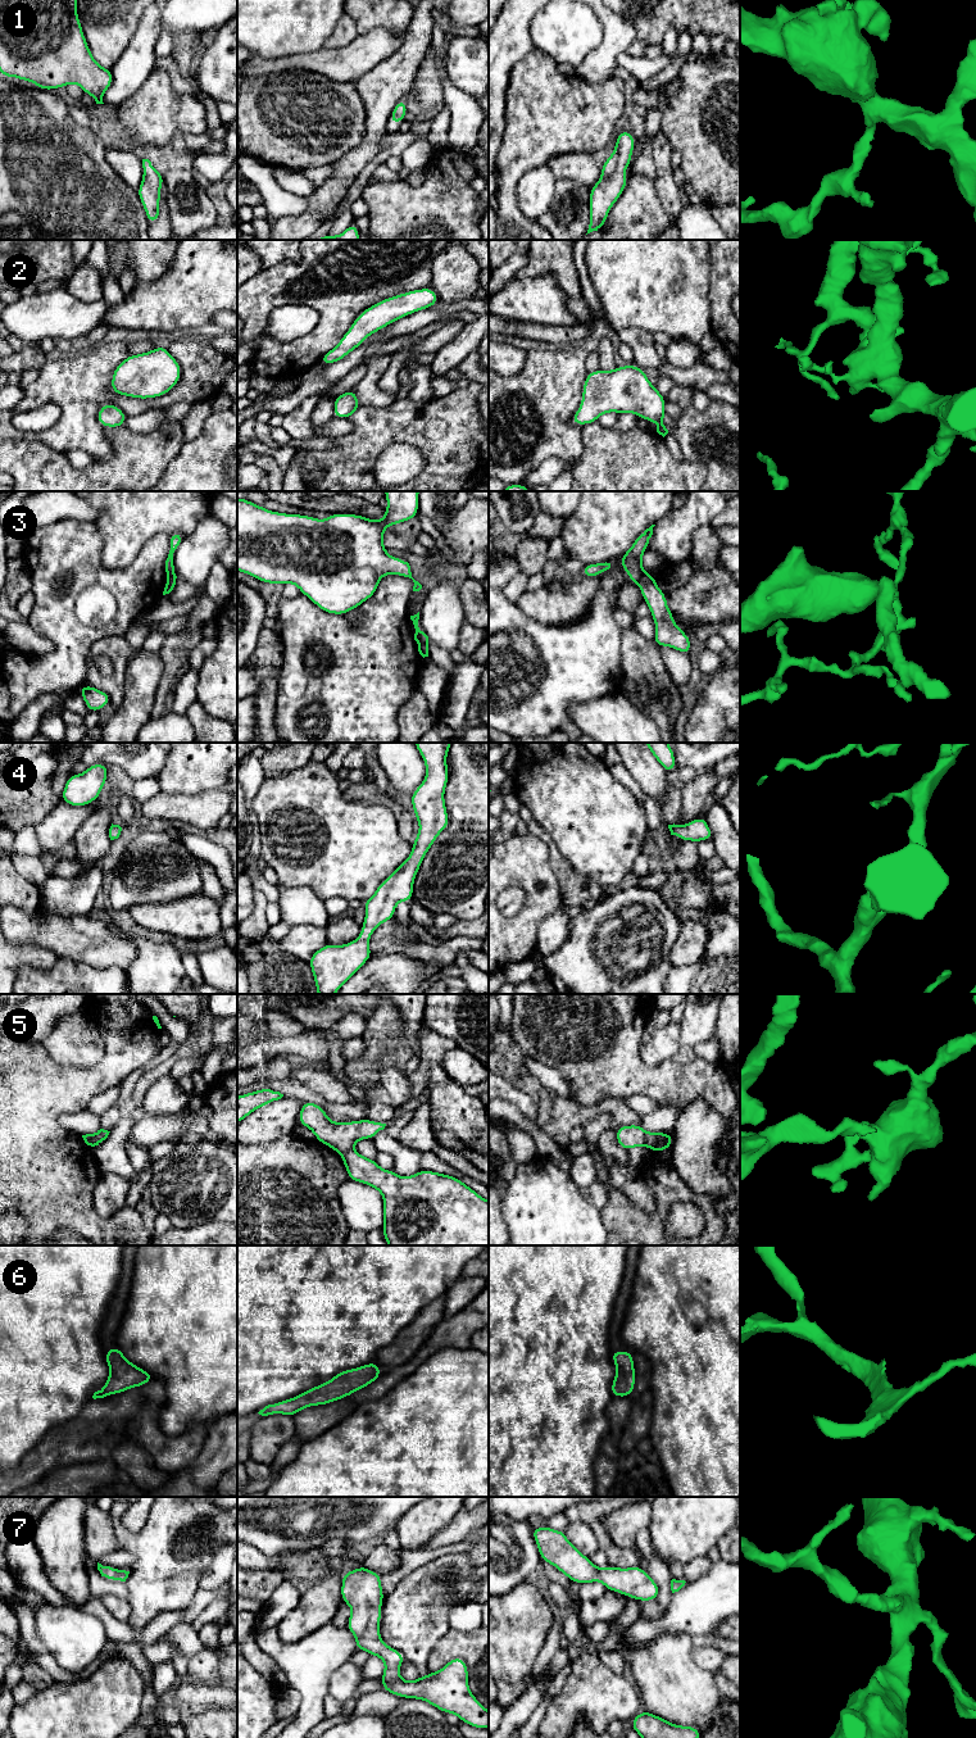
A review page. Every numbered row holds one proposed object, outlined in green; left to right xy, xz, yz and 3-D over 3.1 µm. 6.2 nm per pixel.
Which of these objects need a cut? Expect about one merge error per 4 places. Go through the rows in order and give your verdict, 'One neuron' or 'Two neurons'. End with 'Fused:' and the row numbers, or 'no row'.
1: One neuron
2: One neuron
3: Two neurons
4: One neuron
5: Two neurons
6: One neuron
7: One neuron
Fused: 3, 5

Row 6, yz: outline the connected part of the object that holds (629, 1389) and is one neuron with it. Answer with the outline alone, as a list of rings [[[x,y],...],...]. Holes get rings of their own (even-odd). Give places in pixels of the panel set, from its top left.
[[[612,1351],[612,1360],[617,1366],[617,1375],[610,1387],[612,1397],[631,1397],[636,1380],[634,1354],[627,1351]]]

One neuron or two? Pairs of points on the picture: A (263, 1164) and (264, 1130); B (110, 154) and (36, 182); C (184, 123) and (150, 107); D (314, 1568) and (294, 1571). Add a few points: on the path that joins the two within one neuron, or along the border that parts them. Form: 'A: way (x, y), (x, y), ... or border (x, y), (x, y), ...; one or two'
A: border (293, 1133), (250, 1146); two
B: border (105, 149), (105, 160), (123, 180); two
C: way (176, 116), (172, 112), (158, 112); one
D: way (309, 1568), (299, 1568); one

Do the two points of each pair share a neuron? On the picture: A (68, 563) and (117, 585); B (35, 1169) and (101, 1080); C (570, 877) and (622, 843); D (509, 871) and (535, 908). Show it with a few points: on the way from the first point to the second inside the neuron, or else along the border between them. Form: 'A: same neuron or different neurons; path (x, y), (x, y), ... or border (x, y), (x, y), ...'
A: same neuron; path (80, 566), (105, 577)
B: same neuron; path (35, 1143), (35, 1130), (76, 1089)
C: different neurons; border (558, 849), (577, 872), (588, 876), (603, 888)
D: same neuron; path (520, 877), (535, 893), (535, 898)

